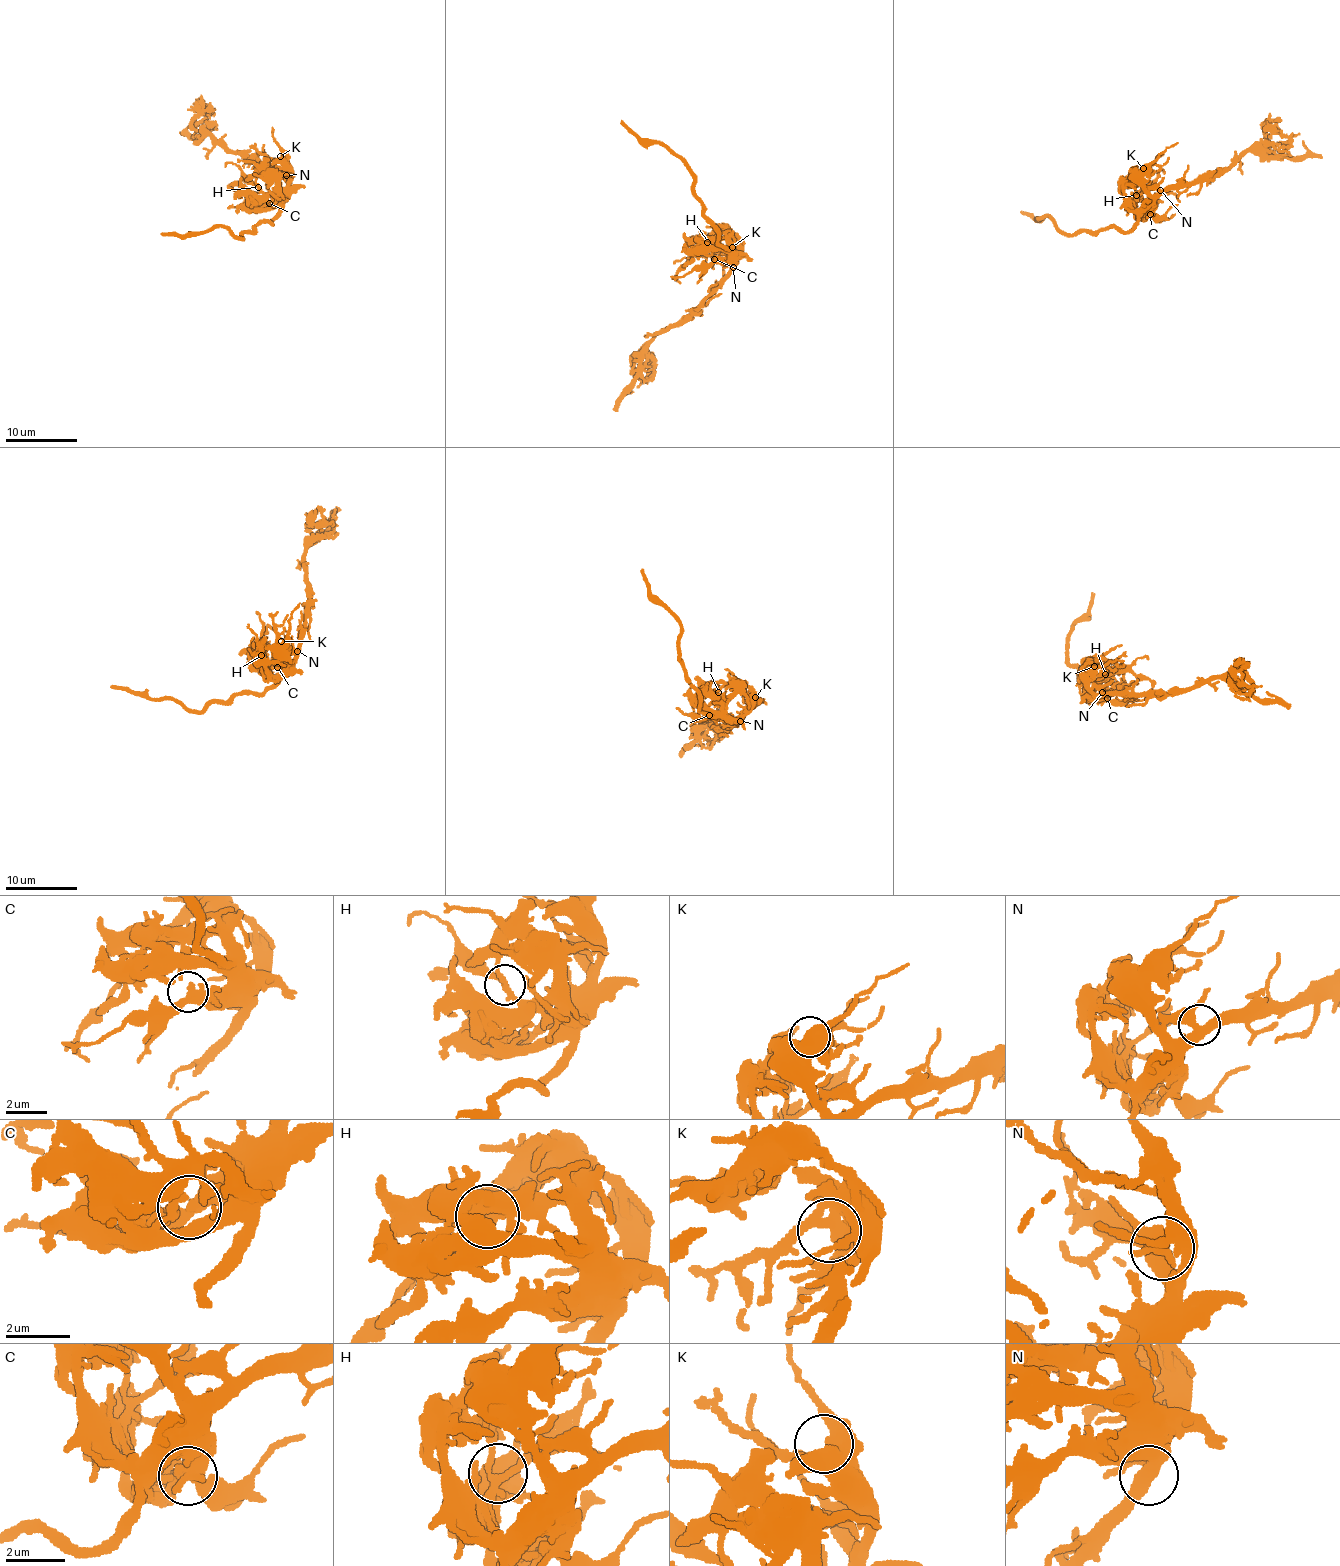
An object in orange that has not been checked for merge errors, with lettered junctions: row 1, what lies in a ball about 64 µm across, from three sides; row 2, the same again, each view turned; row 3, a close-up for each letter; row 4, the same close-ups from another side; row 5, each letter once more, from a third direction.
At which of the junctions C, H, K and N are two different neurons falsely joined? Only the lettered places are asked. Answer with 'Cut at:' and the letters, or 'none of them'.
Cut at: none of them

